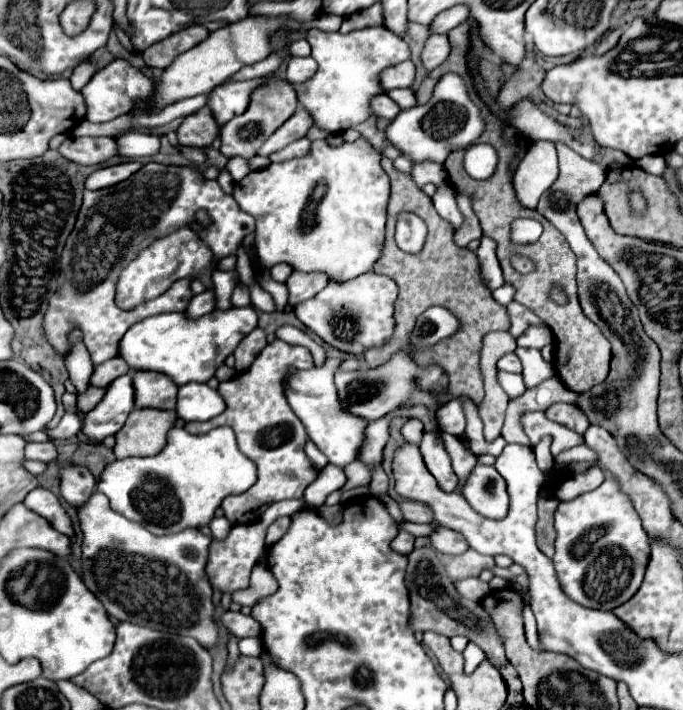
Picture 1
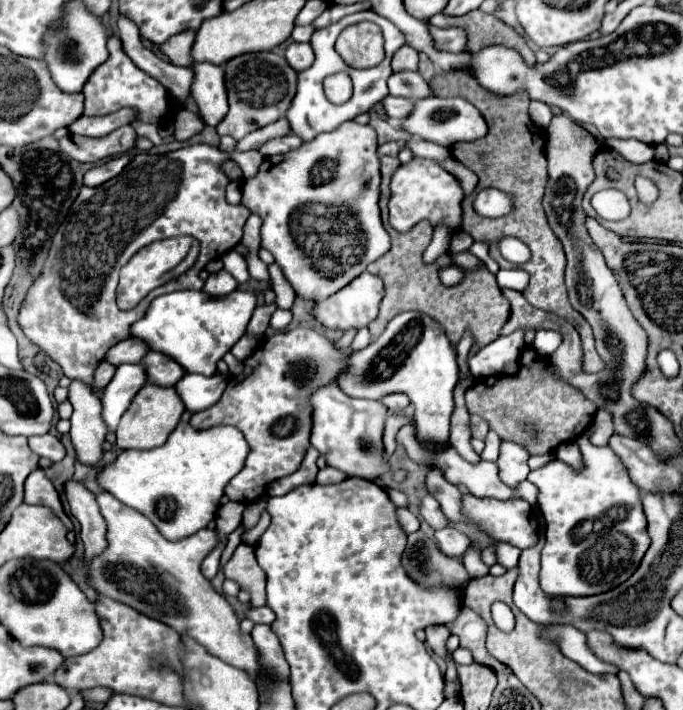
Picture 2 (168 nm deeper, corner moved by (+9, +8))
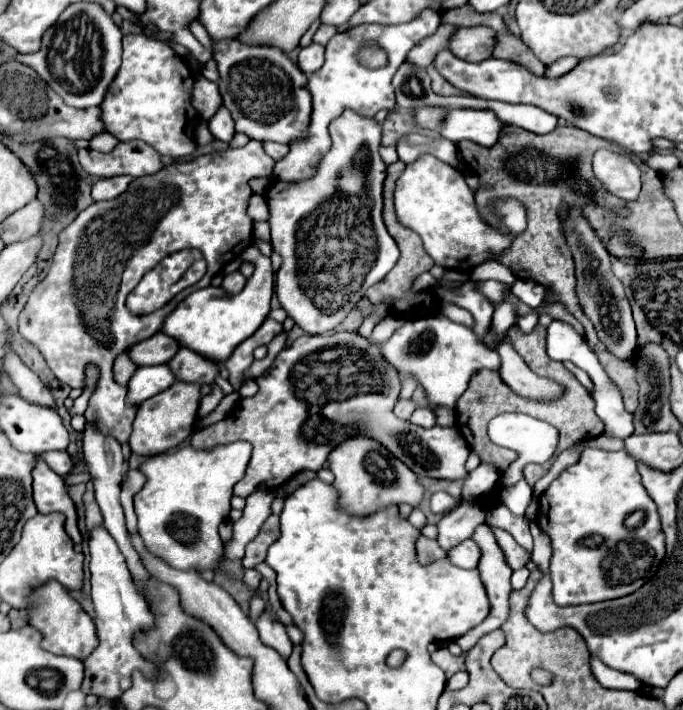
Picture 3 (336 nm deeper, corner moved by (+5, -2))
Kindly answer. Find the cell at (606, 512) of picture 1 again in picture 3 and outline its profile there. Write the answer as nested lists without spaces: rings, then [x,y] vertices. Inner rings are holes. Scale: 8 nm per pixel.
[[[586,447],[580,455],[580,461],[576,465],[564,469],[560,473],[560,477],[544,491],[544,495],[540,495],[540,511],[536,515],[536,521],[552,539],[552,559],[550,559],[550,575],[552,575],[552,585],[554,585],[552,599],[559,606],[596,603],[630,595],[636,589],[640,589],[656,573],[660,561],[664,559],[664,533],[660,531],[660,519],[656,513],[656,505],[650,497],[646,499],[646,491],[640,481],[640,473],[636,469],[636,461],[626,451],[606,451],[606,449],[598,449],[598,447]]]

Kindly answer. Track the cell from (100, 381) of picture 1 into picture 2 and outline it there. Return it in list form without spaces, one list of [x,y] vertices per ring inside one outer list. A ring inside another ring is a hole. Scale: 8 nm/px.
[[[128,337],[120,343],[116,343],[108,353],[106,353],[106,361],[114,363],[114,365],[122,365],[122,363],[140,363],[142,357],[148,353],[148,345],[144,345],[144,341],[136,341],[136,337]]]

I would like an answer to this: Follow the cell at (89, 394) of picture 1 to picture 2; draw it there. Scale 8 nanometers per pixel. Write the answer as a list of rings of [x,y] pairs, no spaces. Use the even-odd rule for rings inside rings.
[[[102,361],[100,363],[100,367],[96,369],[96,373],[94,373],[94,379],[96,379],[96,387],[106,387],[110,381],[112,381],[112,377],[114,377],[114,373],[116,373],[116,365],[112,365],[112,363],[108,363],[108,361]]]

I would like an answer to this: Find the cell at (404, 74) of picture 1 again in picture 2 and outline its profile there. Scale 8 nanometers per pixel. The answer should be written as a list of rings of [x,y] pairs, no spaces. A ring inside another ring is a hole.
[[[402,45],[392,59],[392,69],[400,71],[400,69],[416,69],[418,67],[418,51],[412,49],[410,45]]]

